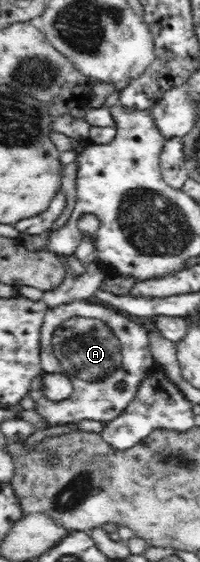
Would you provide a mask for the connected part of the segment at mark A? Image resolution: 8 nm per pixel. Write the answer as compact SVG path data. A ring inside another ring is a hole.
M88 300L71 301L67 305L49 308L45 313L40 331L40 358L43 372L35 378L31 385L31 399L35 401L34 410L39 413L45 423L49 423L50 427L86 420L104 423L113 421L129 405L138 383L145 378L144 370L153 361L147 332L144 326L131 321L119 311L106 308L102 304L88 302ZM44 372L61 372L66 375L73 386L71 397L58 402L47 399L42 382ZM119 383L124 385L122 390L117 388Z

